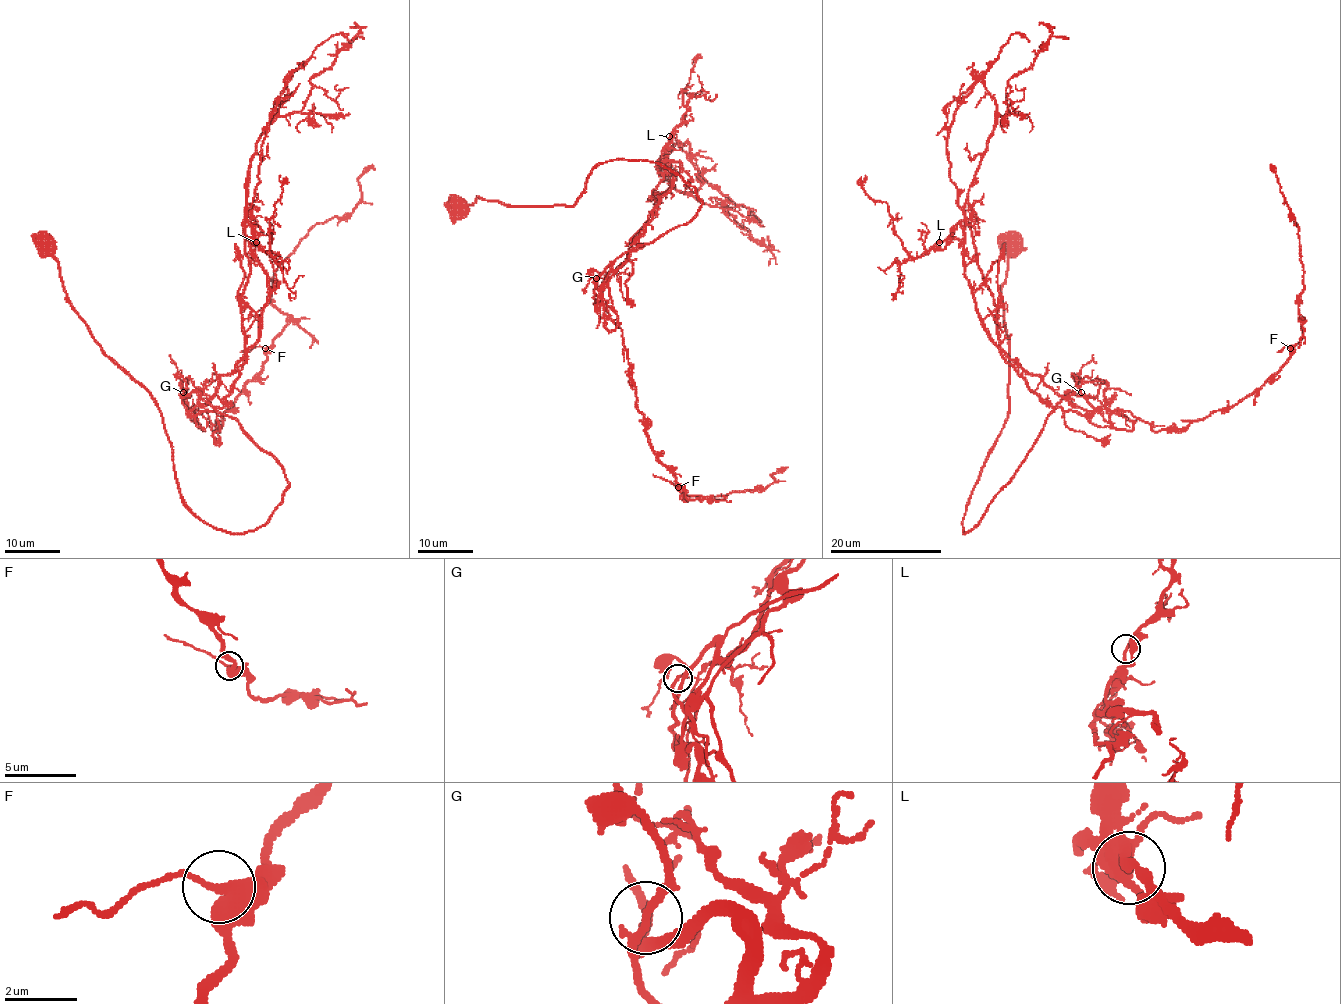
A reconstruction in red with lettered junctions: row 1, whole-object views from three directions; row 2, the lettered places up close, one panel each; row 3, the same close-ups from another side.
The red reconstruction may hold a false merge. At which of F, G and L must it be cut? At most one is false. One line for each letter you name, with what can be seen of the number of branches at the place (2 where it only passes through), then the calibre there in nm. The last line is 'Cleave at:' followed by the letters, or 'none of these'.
Cleave at: none of these

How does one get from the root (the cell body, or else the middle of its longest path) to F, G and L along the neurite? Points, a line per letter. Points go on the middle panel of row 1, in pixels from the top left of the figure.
F: (458, 205), (574, 205), (614, 160), (658, 162), (695, 189), (697, 212), (633, 247), (601, 290), (678, 487)
G: (458, 205), (574, 205), (590, 172), (614, 160), (658, 162), (695, 189), (702, 204), (688, 222), (596, 278)
L: (458, 205), (574, 205), (600, 164), (658, 162), (702, 204), (633, 251), (660, 201), (670, 136)

